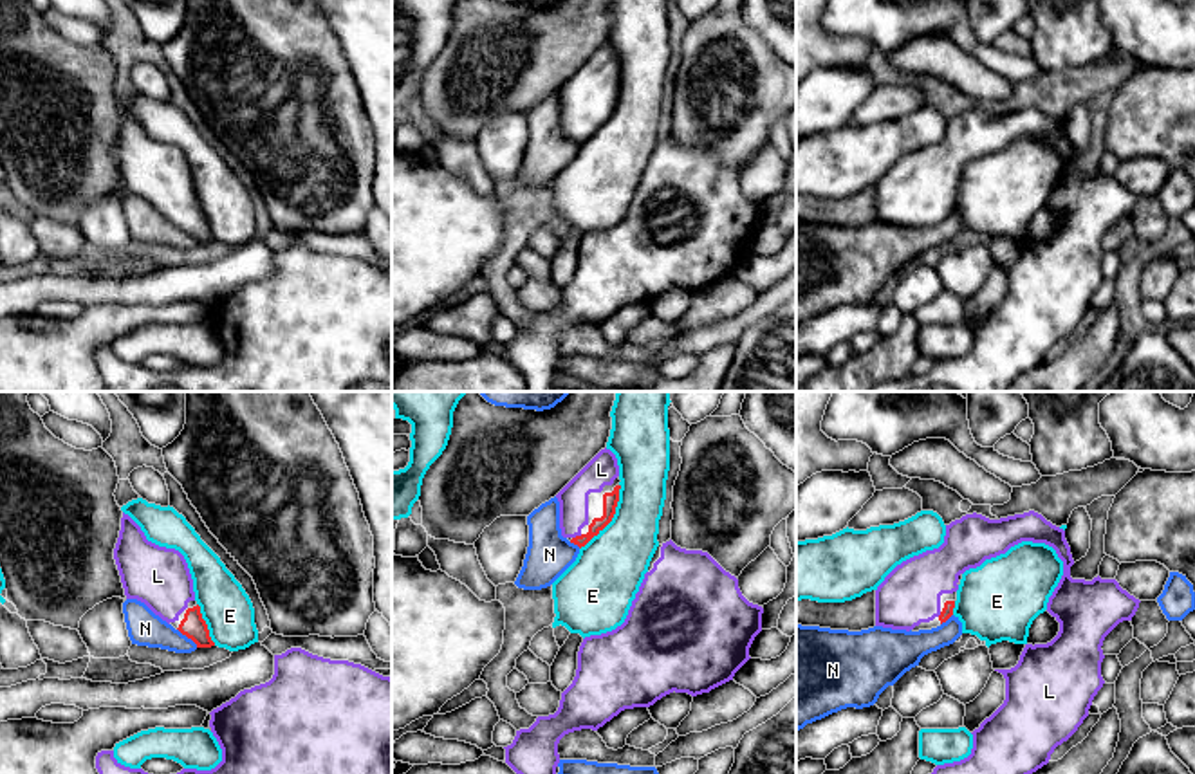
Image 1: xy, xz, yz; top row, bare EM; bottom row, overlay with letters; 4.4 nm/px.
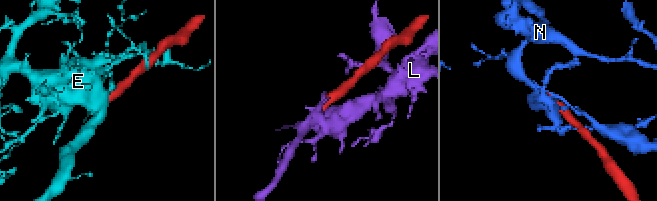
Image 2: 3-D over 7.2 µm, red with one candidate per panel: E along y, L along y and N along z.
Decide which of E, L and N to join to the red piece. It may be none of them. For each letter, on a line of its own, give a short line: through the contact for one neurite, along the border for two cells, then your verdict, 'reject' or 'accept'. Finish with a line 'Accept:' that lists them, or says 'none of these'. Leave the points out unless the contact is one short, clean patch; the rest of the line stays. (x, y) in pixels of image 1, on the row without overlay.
E: reject
L: accept
N: reject
Accept: L

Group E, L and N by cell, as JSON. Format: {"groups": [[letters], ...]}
{"groups": [["E"], ["L"], ["N"]]}

